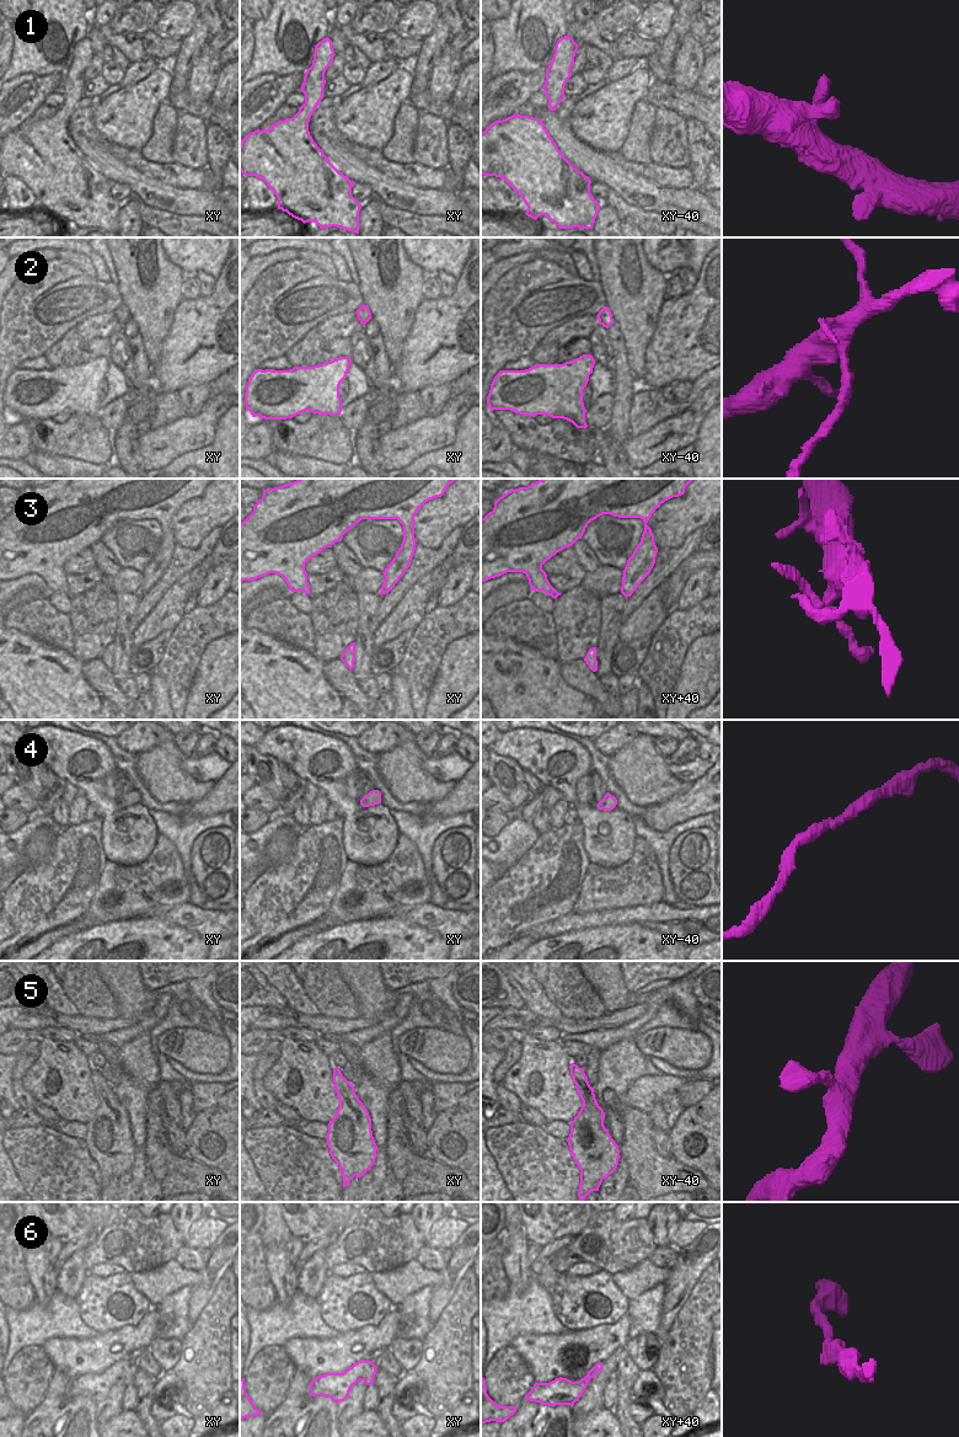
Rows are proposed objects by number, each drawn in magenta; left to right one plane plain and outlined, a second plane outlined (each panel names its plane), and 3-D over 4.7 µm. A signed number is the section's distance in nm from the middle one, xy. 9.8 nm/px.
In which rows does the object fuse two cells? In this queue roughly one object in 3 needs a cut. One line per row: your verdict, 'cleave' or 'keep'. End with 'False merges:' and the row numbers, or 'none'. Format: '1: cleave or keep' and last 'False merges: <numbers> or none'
1: keep
2: cleave
3: keep
4: keep
5: keep
6: keep
False merges: 2

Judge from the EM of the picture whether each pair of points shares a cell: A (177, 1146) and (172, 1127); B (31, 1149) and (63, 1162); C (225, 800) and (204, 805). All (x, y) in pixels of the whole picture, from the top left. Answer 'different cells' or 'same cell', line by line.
A: same cell
B: same cell
C: same cell

